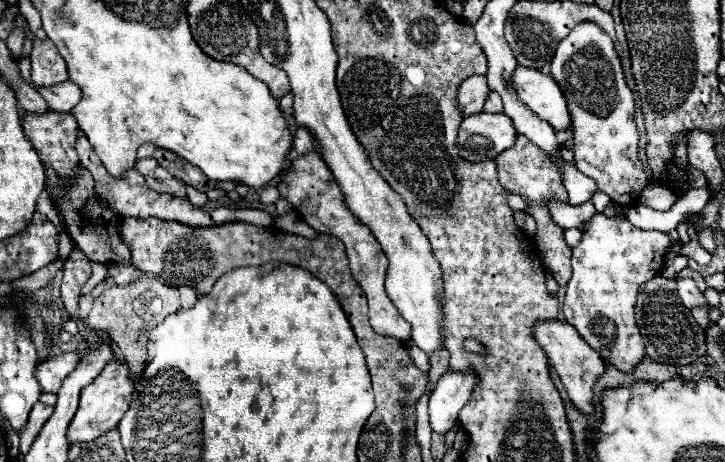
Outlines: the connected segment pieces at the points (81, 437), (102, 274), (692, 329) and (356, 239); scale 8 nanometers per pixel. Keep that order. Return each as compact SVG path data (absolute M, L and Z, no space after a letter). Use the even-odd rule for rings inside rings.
M115 354L111 356L111 360L105 364L105 368L101 370L101 374L81 390L81 402L79 402L79 410L71 422L71 428L67 430L67 438L69 442L91 442L95 438L99 438L101 434L117 428L119 420L123 418L123 414L129 410L131 404L131 396L133 396L133 382L129 376L129 368L125 366L125 362L121 362Z
M92 262L91 263L92 274L91 278L89 278L89 282L85 282L83 284L83 288L81 288L81 296L87 296L99 282L103 282L105 278L107 278L108 267L105 264Z
M655 276L647 284L643 284L639 292L639 300L635 306L635 318L645 340L647 356L659 364L671 366L687 366L697 358L705 356L705 330L695 322L689 308L683 308L679 296L675 296L675 280L665 276Z
M309 152L305 156L299 156L291 162L291 170L281 176L279 182L281 196L293 204L293 208L299 212L299 216L319 234L331 234L339 238L345 244L351 274L361 284L361 288L367 294L369 300L369 324L371 328L381 336L393 336L401 342L407 342L411 336L411 326L405 322L405 318L399 314L399 310L393 306L385 292L385 272L387 272L387 256L381 250L379 242L371 234L371 230L359 222L357 216L347 208L343 192L329 170L329 166L323 162L323 158L317 152Z

